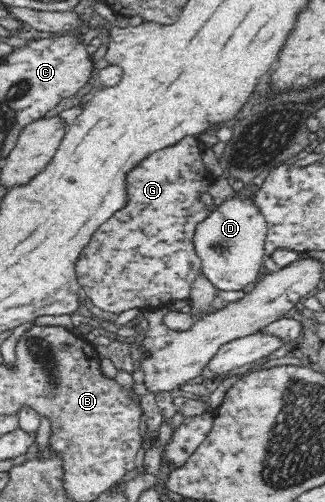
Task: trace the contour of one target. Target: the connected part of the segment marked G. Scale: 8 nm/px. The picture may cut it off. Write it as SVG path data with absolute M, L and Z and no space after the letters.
M186 136L176 144L138 160L132 172L126 172L126 206L94 232L76 260L78 285L98 310L124 312L138 308L161 311L174 300L190 298L192 285L201 275L200 259L194 252L192 240L197 224L209 214L207 206L199 201L199 193L206 191L213 182L212 174L204 167L200 157L203 148L196 137Z

